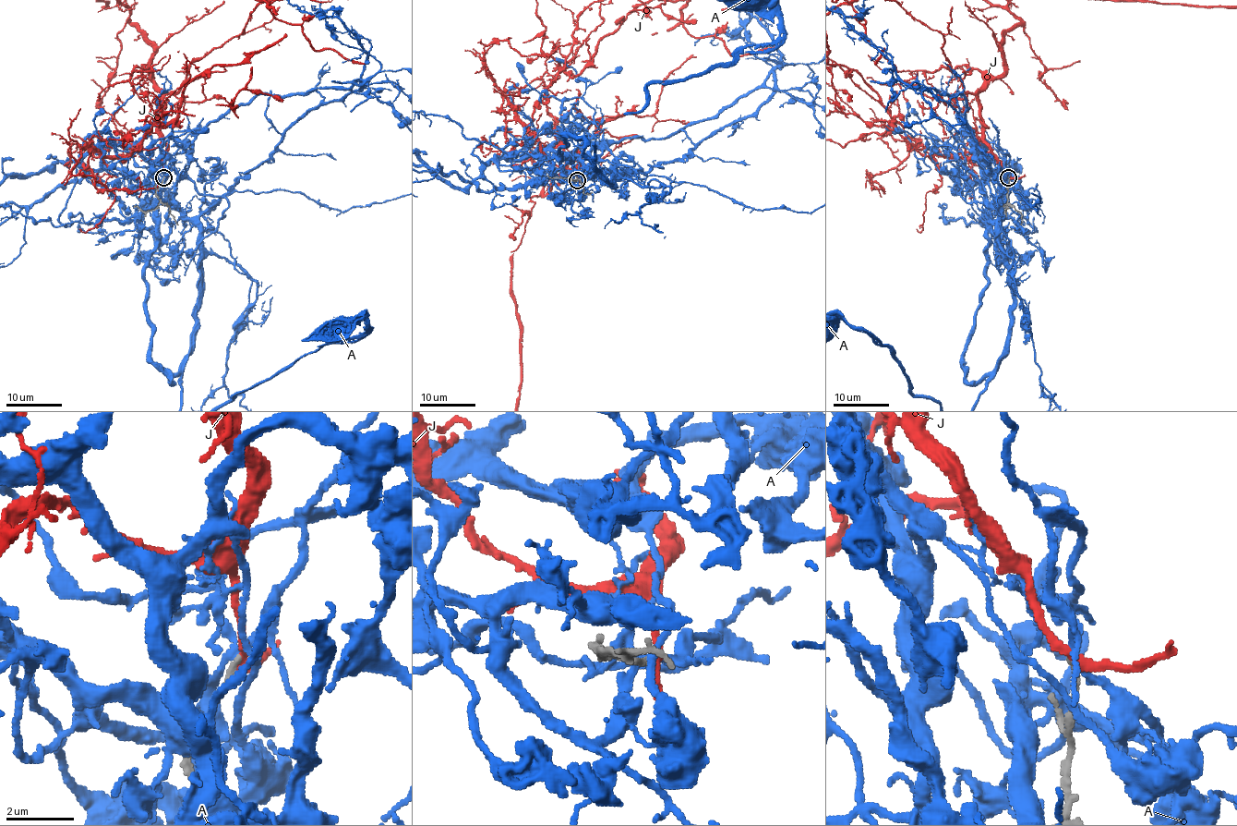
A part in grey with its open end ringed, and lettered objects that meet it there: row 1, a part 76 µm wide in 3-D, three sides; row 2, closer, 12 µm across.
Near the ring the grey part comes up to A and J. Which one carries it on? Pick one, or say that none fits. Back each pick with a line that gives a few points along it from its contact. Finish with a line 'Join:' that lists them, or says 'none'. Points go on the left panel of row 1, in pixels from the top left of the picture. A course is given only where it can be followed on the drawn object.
Join: J

